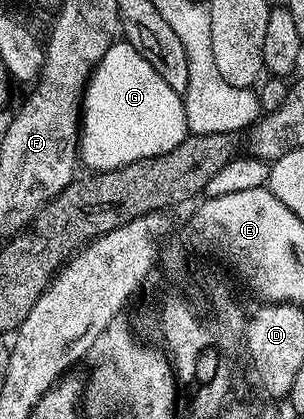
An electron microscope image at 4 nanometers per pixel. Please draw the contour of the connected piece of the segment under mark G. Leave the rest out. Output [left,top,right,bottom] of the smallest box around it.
[79,40,190,171]

